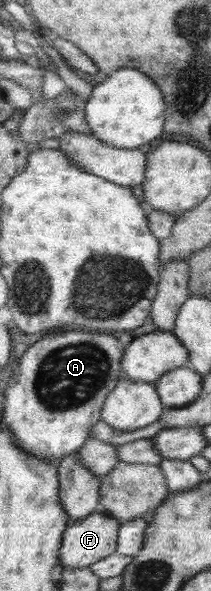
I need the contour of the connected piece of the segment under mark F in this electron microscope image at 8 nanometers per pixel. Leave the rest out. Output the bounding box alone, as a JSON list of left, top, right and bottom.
[60,510,121,568]

